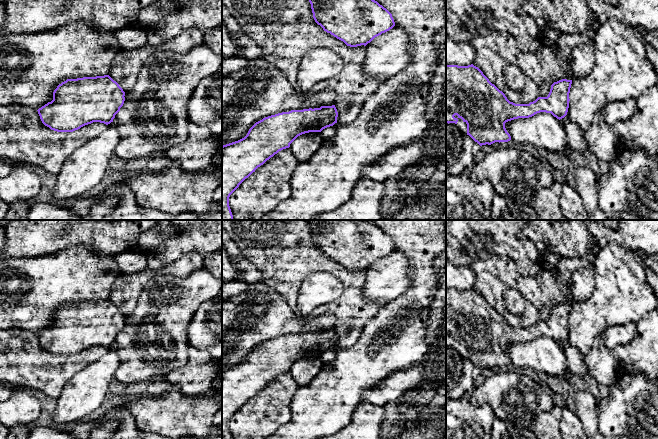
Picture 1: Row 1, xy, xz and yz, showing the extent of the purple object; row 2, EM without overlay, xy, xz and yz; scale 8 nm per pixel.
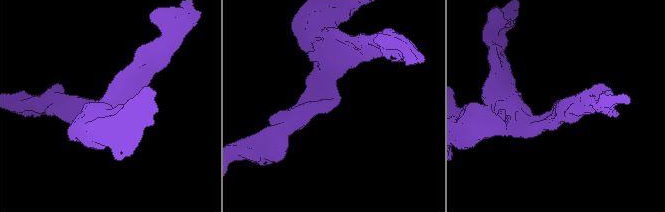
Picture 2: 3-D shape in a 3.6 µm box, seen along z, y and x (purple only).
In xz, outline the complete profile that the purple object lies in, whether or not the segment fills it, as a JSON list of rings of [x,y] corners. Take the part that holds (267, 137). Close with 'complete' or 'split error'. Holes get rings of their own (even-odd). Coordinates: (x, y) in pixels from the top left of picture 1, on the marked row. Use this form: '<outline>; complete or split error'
[[[335,105],[303,110],[291,110],[271,115],[256,122],[247,135],[235,142],[222,146],[222,220],[234,220],[229,206],[230,195],[255,170],[279,151],[289,148],[300,135],[321,132],[337,123],[338,112]]]; complete

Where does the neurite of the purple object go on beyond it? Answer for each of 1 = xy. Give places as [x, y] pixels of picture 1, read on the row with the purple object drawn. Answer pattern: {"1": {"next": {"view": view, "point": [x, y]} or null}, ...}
{"1": {"next": null}}

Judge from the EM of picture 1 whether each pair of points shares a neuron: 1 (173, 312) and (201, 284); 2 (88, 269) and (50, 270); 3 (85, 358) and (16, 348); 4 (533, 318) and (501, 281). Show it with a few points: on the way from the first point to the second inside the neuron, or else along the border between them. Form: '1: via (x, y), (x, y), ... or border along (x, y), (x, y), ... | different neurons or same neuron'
1: via (180, 306), (194, 291) | same neuron
2: via (79, 270), (59, 270) | same neuron
3: via (68, 359), (47, 359), (33, 354) | same neuron
4: via (518, 319), (511, 319), (500, 308), (498, 296) | same neuron

